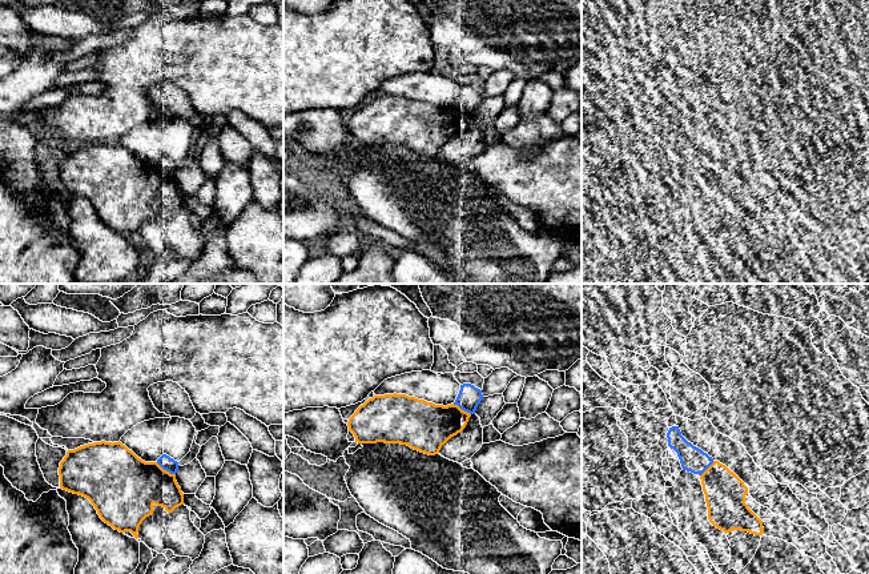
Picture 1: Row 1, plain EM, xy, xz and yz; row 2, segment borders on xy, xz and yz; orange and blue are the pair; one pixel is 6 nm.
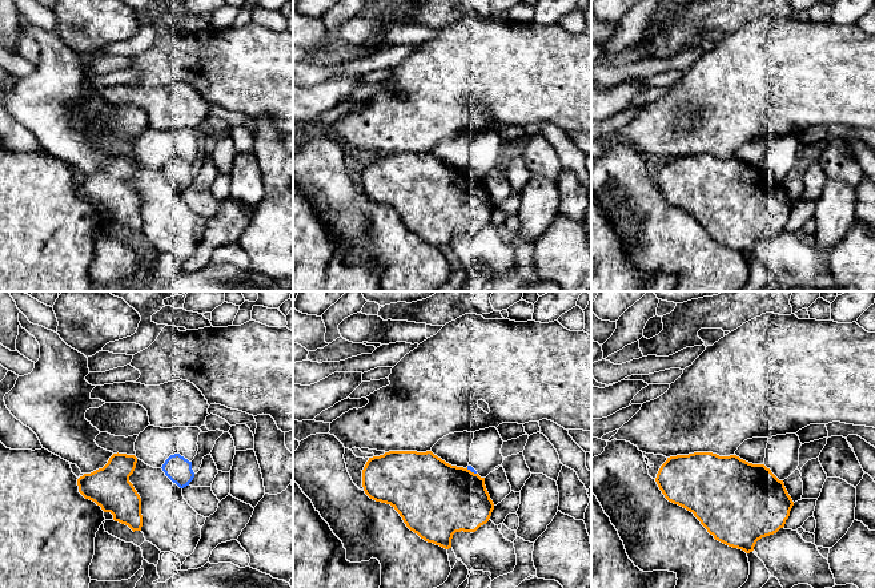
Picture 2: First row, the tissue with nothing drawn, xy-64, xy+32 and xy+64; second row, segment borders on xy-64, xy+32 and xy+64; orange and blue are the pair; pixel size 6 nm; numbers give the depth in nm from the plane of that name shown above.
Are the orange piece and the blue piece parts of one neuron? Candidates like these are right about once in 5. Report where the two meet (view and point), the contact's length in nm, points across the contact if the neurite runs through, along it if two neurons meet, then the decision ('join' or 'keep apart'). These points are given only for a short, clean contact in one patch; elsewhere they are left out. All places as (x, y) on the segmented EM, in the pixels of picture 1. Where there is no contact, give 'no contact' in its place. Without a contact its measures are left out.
meets orange in xy at (165, 470); contact 140 nm long; keep apart

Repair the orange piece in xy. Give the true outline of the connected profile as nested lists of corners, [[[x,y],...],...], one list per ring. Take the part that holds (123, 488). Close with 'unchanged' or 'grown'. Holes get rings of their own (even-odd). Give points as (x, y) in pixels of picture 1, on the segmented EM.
[[[94,442],[68,450],[59,467],[60,487],[90,501],[100,518],[120,533],[130,531],[138,538],[138,527],[142,521],[152,515],[153,506],[162,506],[168,513],[184,505],[184,494],[176,481],[176,474],[164,470],[157,462],[145,462],[125,445],[118,442]]] | unchanged

